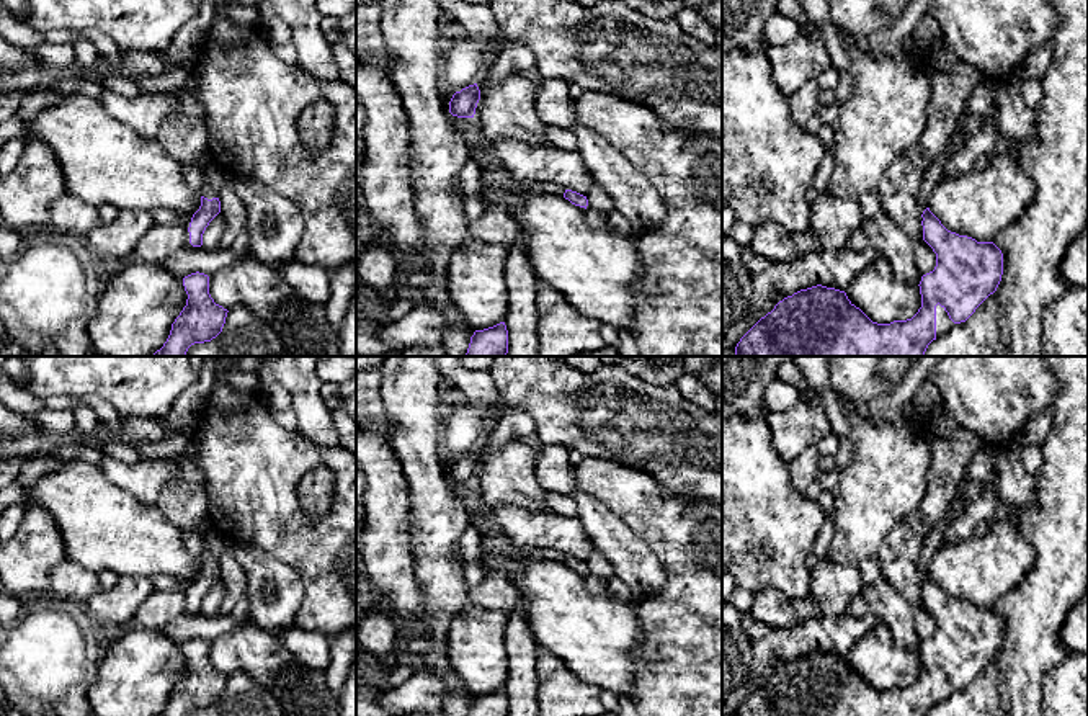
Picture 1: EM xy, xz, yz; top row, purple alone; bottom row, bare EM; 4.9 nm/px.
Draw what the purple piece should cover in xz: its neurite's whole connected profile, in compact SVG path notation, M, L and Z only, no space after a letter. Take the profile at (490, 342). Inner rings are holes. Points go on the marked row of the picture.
M505 322L493 327L475 330L466 356L506 356L508 353L508 330Z

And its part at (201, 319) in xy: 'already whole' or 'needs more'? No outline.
already whole

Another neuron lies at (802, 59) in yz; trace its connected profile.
M800 31L794 41L783 46L766 46L765 52L773 67L774 85L787 98L832 65L823 39L807 38Z

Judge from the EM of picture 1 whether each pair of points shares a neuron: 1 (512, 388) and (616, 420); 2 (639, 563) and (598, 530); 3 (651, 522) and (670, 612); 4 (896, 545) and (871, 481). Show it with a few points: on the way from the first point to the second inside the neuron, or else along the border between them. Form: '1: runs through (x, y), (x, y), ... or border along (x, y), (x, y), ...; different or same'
1: runs through (538, 388), (544, 388), (572, 409), (590, 412); same
2: runs through (629, 554), (608, 533); same
3: runs through (673, 545), (678, 550), (678, 589); same
4: border along (900, 522), (884, 540), (876, 558); different

